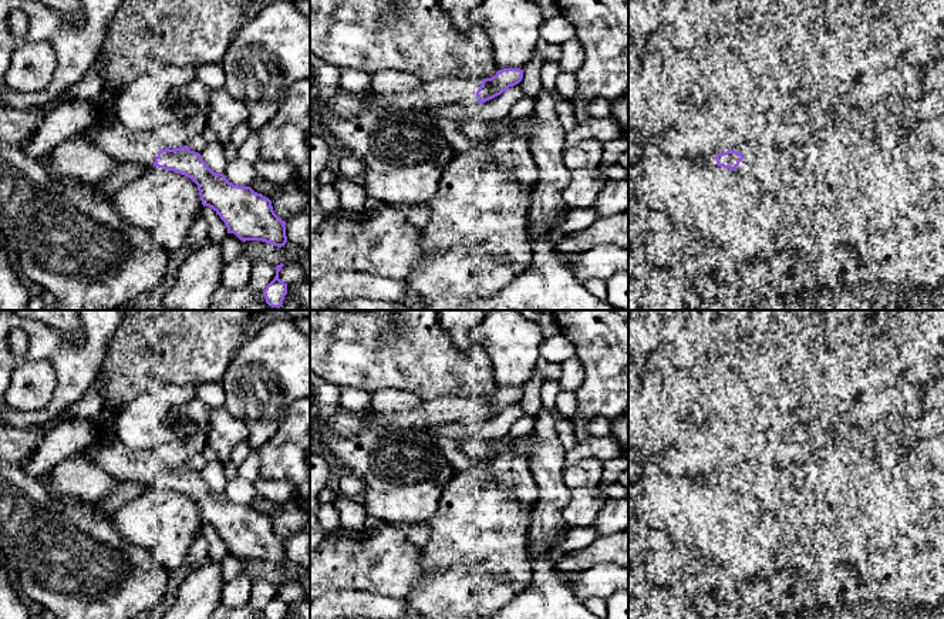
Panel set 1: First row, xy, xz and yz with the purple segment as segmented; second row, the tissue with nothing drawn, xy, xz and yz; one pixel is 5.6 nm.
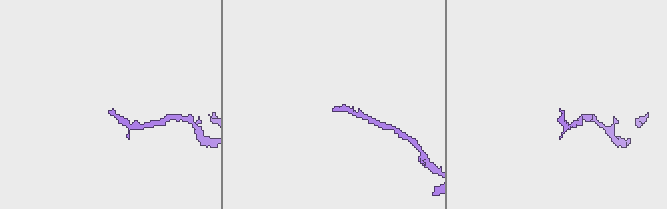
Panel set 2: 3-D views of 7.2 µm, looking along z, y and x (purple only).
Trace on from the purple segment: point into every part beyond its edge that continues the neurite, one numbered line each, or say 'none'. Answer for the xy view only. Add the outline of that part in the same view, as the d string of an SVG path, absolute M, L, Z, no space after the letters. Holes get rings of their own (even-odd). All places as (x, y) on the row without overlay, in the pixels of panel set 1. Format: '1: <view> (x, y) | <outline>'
1: xy (121, 467) | M114 447L109 451L109 465L102 468L115 480L127 480L152 485L158 471L145 453L132 455L127 447Z

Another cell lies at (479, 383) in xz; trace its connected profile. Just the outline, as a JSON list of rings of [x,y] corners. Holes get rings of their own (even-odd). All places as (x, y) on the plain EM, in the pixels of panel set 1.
[[[438,310],[438,322],[449,334],[439,343],[439,350],[456,357],[455,369],[468,373],[449,394],[468,398],[475,411],[479,400],[496,394],[492,363],[485,349],[473,339],[473,330],[481,324],[488,310]]]

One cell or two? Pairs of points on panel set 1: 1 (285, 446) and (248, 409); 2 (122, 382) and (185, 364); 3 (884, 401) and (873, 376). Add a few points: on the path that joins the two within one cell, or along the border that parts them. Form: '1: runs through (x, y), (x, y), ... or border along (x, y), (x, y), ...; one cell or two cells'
1: border along (292, 404), (277, 429), (258, 448); two cells
2: runs through (138, 366), (144, 360), (169, 360); one cell
3: border along (902, 377), (892, 384), (866, 392), (852, 409); two cells

